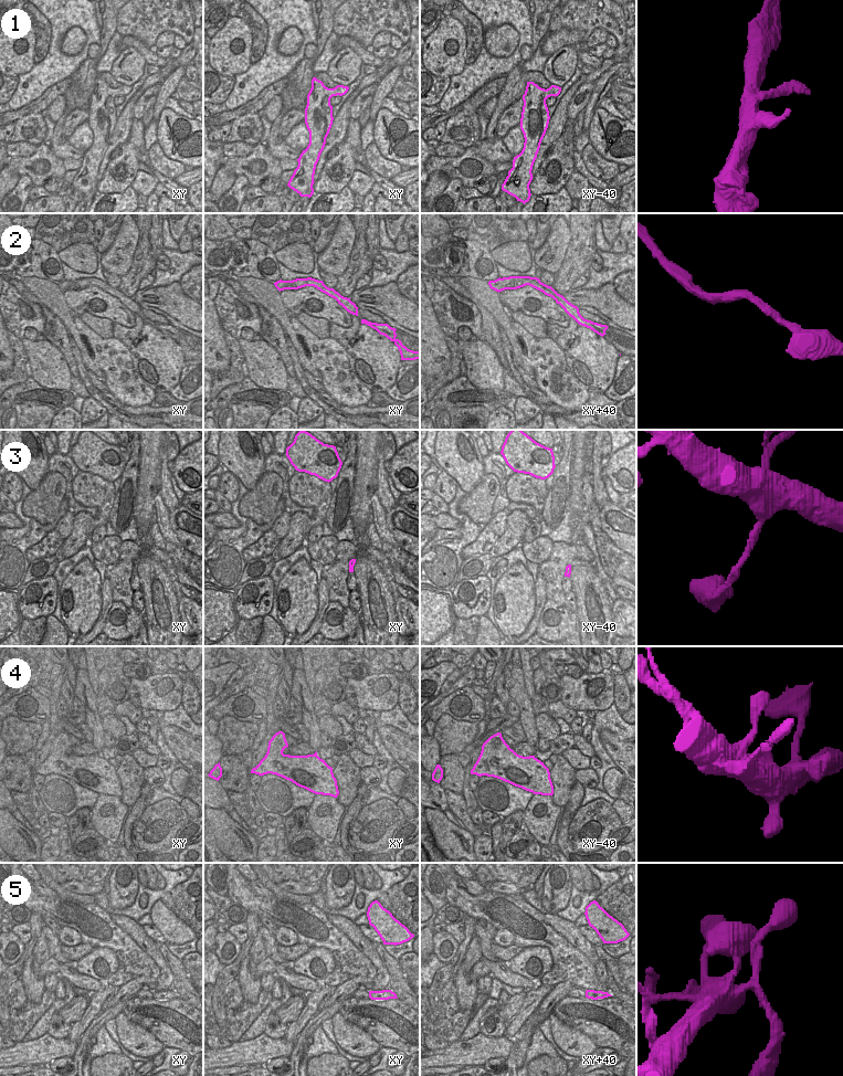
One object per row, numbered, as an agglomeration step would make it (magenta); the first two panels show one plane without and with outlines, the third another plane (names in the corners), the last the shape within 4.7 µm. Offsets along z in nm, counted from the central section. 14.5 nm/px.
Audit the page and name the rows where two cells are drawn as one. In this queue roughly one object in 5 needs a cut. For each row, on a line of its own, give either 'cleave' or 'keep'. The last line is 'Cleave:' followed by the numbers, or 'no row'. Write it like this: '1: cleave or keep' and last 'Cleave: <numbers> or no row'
1: keep
2: keep
3: keep
4: keep
5: keep
Cleave: no row

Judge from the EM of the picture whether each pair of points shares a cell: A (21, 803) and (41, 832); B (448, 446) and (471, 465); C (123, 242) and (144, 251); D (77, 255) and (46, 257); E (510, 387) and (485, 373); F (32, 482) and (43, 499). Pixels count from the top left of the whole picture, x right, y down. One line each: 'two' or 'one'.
A: one
B: one
C: two
D: two
E: two
F: two

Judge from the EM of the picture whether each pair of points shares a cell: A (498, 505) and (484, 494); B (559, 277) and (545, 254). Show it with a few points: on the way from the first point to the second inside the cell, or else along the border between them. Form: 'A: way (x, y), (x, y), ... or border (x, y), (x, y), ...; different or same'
A: border (494, 475), (498, 494), (493, 515); different
B: border (567, 248), (561, 266), (554, 274); different

